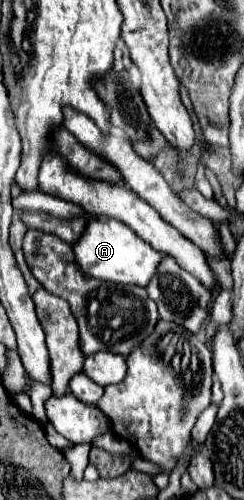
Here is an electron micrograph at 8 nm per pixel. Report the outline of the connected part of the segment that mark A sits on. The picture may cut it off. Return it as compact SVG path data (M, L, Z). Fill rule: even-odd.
M92 218L88 220L86 232L72 244L76 262L80 270L92 278L108 280L116 284L136 284L146 286L154 276L154 270L160 262L160 252L156 252L148 242L142 242L126 224L110 218Z

